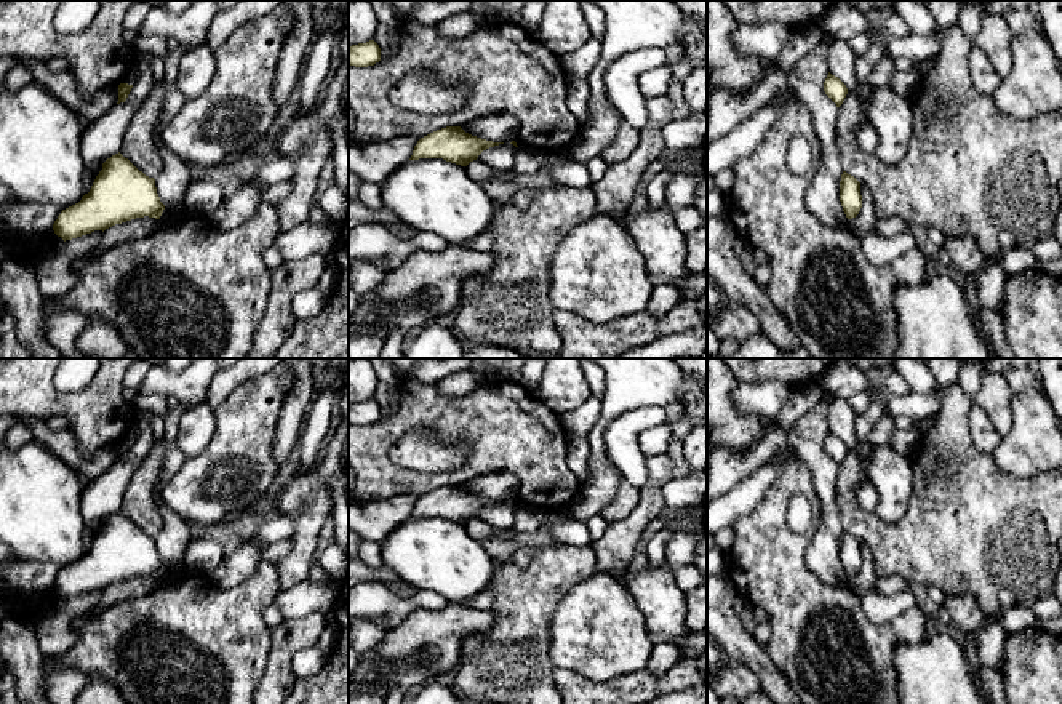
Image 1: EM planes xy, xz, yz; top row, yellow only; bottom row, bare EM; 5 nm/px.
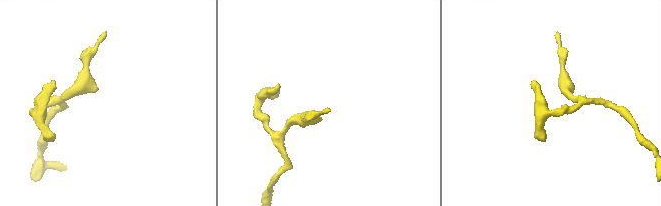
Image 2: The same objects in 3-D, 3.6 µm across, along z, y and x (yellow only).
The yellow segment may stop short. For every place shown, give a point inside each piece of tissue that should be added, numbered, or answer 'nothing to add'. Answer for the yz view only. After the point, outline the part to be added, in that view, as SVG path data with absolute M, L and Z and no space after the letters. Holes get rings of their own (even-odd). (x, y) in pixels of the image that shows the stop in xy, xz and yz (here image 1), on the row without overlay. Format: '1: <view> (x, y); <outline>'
nothing to add

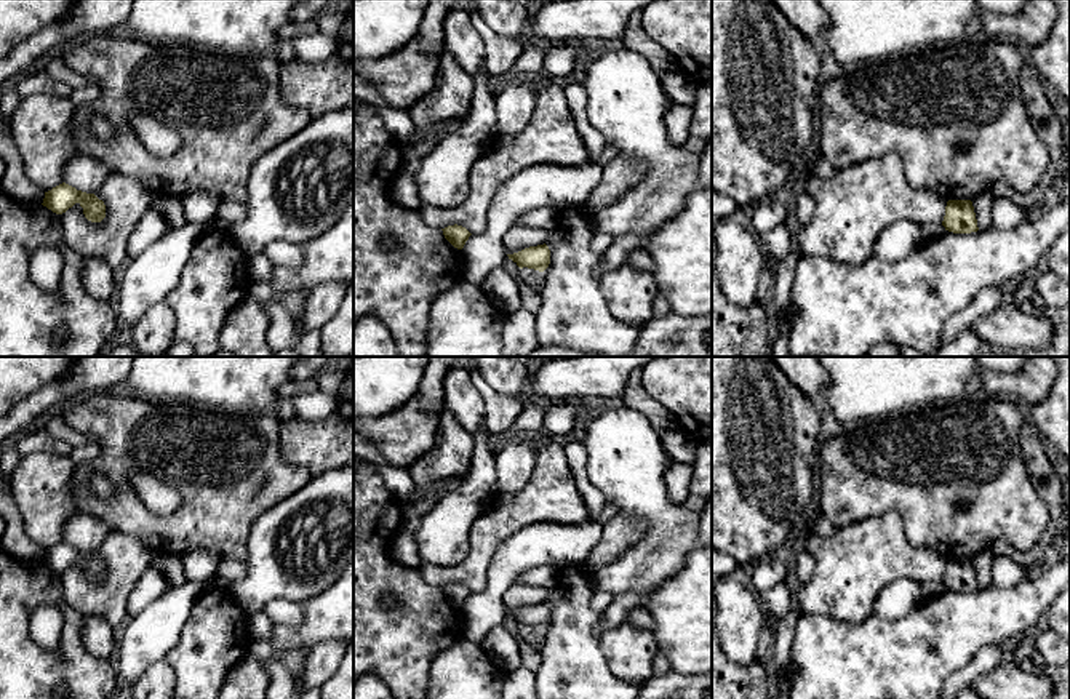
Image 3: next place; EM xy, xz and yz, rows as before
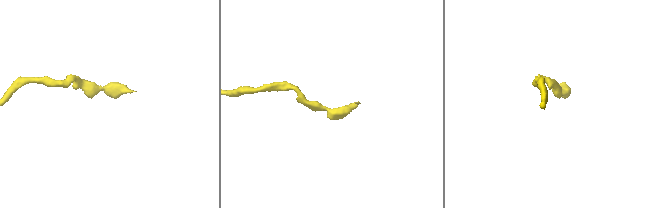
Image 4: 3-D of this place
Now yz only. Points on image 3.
nothing to add

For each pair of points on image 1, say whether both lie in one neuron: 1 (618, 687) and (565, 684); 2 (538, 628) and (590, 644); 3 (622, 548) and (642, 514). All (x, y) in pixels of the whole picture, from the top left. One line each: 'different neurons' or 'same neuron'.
1: same neuron
2: different neurons
3: same neuron

